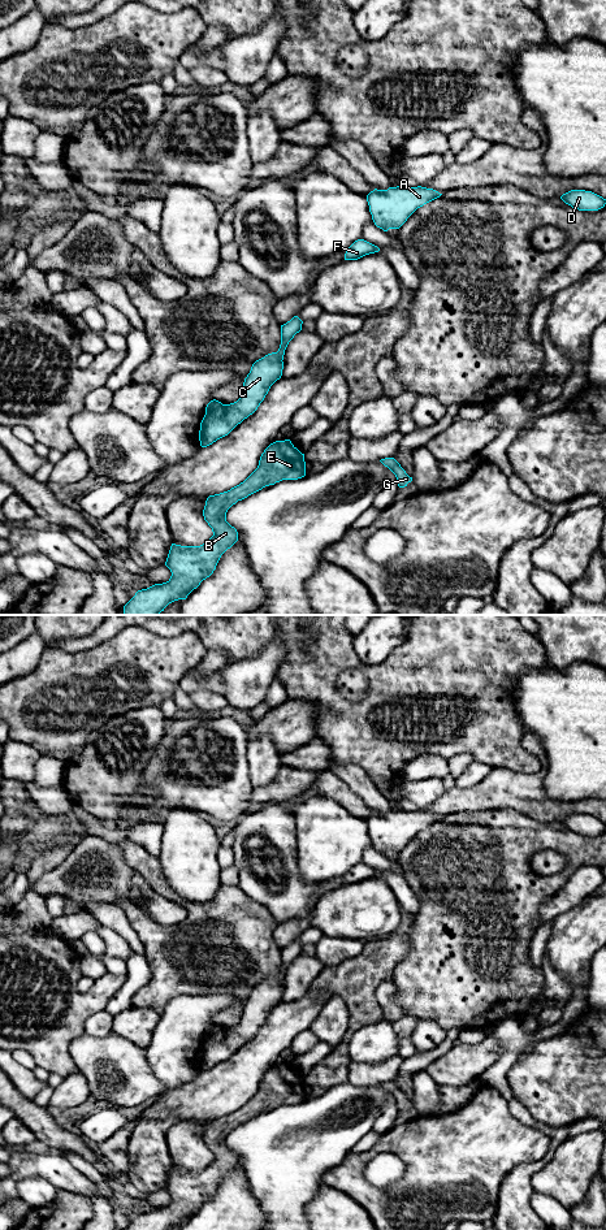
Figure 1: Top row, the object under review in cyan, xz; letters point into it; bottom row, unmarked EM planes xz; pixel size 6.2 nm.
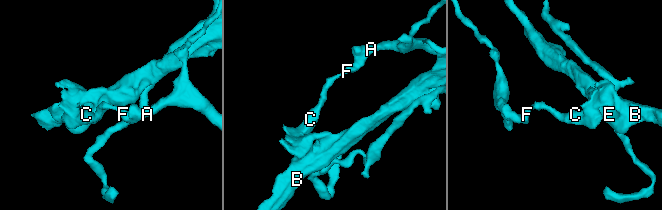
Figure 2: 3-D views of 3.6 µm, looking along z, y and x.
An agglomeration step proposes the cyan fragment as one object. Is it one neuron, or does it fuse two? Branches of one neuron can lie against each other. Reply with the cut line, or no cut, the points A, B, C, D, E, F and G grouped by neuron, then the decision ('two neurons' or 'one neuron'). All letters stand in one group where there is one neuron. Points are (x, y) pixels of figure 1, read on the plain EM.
cut xz (225, 1029), (224, 1036), (220, 1040), (204, 1040); groups A C D F G / B E; two neurons

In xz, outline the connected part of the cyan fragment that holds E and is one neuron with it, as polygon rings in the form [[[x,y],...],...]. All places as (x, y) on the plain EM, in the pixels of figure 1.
[[[290,1064],[270,1067],[261,1078],[257,1092],[243,1106],[207,1122],[203,1140],[213,1160],[200,1170],[172,1168],[165,1186],[172,1196],[170,1203],[138,1214],[125,1230],[168,1230],[186,1223],[213,1197],[221,1179],[238,1165],[237,1153],[226,1145],[228,1134],[265,1110],[304,1100],[304,1078]]]

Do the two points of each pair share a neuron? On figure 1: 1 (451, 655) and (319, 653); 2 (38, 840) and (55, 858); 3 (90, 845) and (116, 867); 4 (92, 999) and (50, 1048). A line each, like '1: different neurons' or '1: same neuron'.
1: same neuron
2: different neurons
3: same neuron
4: same neuron

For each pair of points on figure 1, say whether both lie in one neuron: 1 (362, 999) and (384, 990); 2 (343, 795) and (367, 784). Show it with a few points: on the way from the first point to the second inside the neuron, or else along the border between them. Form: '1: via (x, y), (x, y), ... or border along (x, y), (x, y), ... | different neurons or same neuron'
1: border along (392, 979), (376, 990), (384, 1018) | different neurons
2: border along (329, 770), (373, 811) | different neurons

